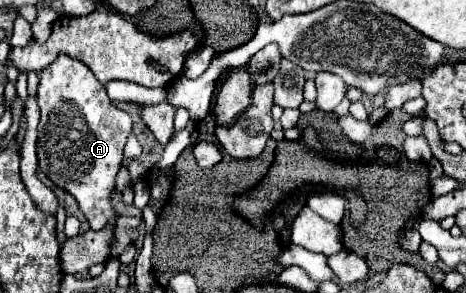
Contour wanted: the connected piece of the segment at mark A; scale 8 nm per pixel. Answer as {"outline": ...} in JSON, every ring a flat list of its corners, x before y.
{"outline":[[60,55,56,63,50,63,50,67,46,67,46,71,40,73,38,105,42,113,38,123,40,169,46,173,46,177,54,181,56,187,68,191,78,201,92,229,106,229,110,225,116,225,118,215,110,203,110,195,116,191,116,173,124,159,122,151,124,151,128,133,132,131,130,115,122,109,116,109,112,101,108,99,104,85,98,83,98,79,94,79,94,73,84,63,78,63,78,59,70,55]]}

